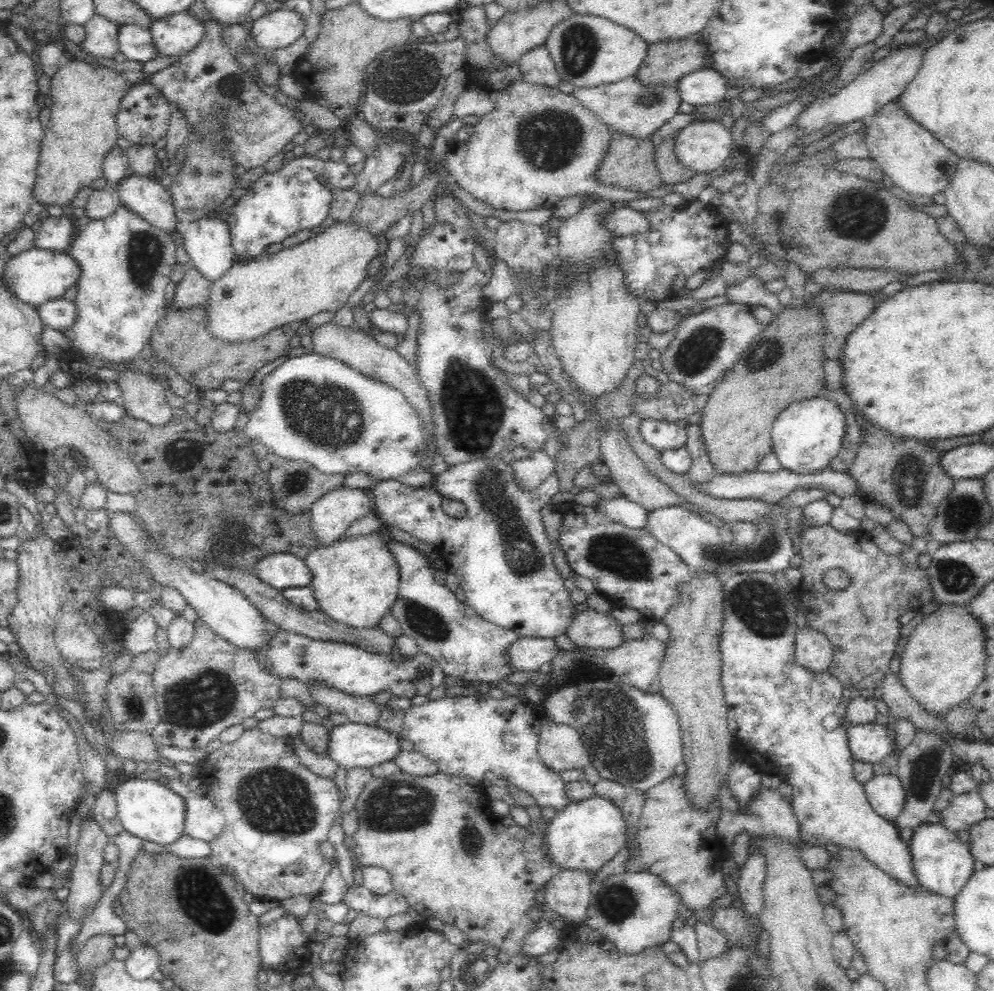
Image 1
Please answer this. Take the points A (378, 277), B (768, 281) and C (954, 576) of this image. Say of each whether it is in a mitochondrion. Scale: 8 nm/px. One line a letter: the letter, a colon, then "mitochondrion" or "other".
A: other
B: other
C: mitochondrion

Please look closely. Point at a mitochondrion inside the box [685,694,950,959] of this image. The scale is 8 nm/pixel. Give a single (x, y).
(924, 771)

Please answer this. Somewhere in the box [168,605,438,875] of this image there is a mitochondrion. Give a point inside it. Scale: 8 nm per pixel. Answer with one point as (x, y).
(275, 800)

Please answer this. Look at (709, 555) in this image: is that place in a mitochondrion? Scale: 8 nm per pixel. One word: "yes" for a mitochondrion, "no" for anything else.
yes

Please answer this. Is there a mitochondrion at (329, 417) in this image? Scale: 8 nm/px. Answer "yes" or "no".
yes

